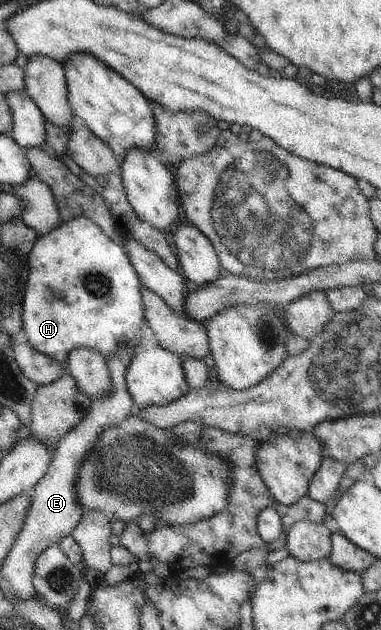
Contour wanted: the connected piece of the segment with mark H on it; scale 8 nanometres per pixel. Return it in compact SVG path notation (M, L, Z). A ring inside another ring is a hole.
M86 217L60 223L53 231L38 237L29 252L20 336L37 351L62 364L77 348L96 349L105 357L112 356L117 346L131 348L135 353L141 343L145 321L141 288L139 274L122 245L110 240L98 225Z

